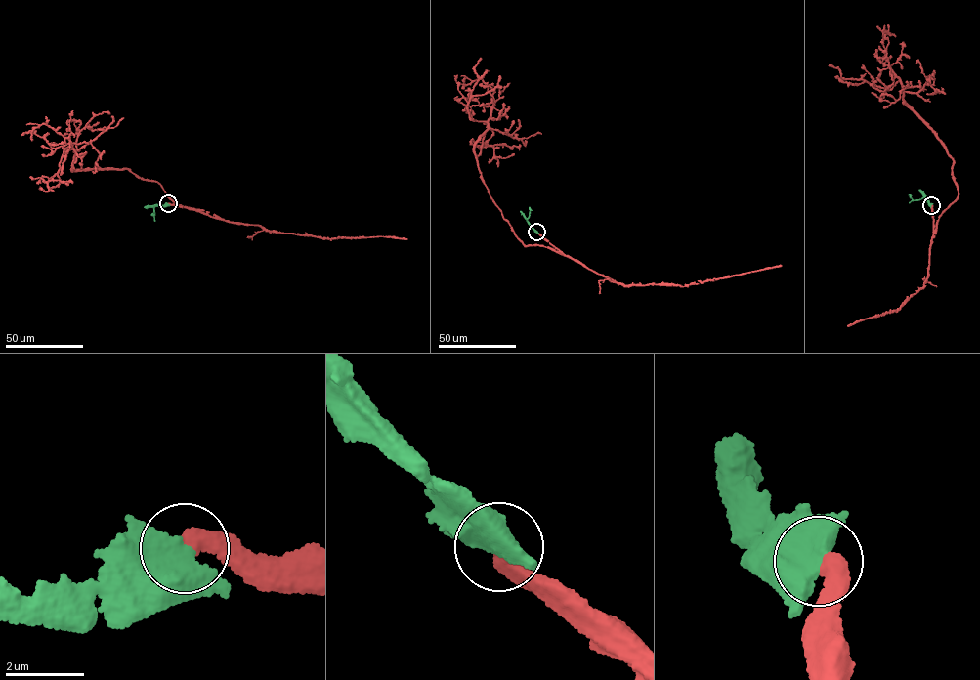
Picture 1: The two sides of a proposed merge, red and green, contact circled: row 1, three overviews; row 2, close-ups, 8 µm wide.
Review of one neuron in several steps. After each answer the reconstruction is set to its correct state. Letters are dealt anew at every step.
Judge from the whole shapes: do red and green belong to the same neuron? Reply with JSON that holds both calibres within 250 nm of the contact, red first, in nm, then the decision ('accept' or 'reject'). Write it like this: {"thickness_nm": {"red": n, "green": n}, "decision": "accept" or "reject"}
{"thickness_nm": {"red": 440, "green": 750}, "decision": "accept"}

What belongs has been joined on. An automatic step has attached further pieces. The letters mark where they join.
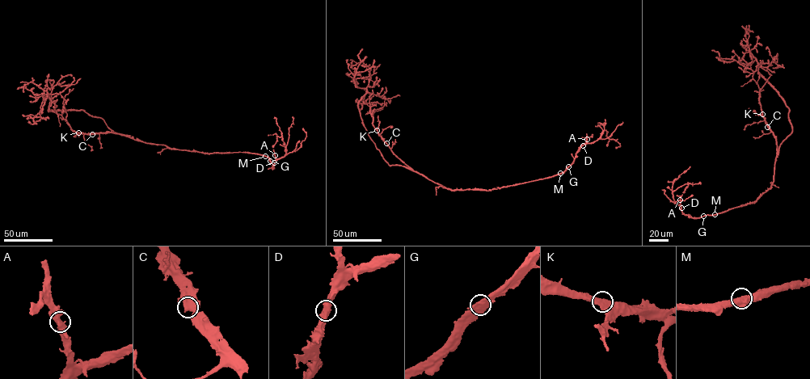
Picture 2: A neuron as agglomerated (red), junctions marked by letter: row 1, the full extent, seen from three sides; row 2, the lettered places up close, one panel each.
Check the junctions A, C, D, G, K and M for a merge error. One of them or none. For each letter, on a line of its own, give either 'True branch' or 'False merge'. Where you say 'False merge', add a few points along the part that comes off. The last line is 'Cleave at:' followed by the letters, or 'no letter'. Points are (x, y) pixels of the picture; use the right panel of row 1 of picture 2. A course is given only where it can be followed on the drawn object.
A: True branch
C: True branch
D: True branch
G: True branch
K: True branch
M: True branch
Cleave at: no letter

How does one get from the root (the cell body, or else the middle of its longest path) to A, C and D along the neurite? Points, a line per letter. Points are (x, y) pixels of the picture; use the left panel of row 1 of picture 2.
A: (167, 147), (209, 153), (241, 152), (263, 154), (271, 161), (272, 168), (275, 155)
C: (167, 147), (111, 132), (92, 134)
D: (167, 147), (209, 153), (248, 153), (267, 157), (272, 165), (272, 168), (274, 162)

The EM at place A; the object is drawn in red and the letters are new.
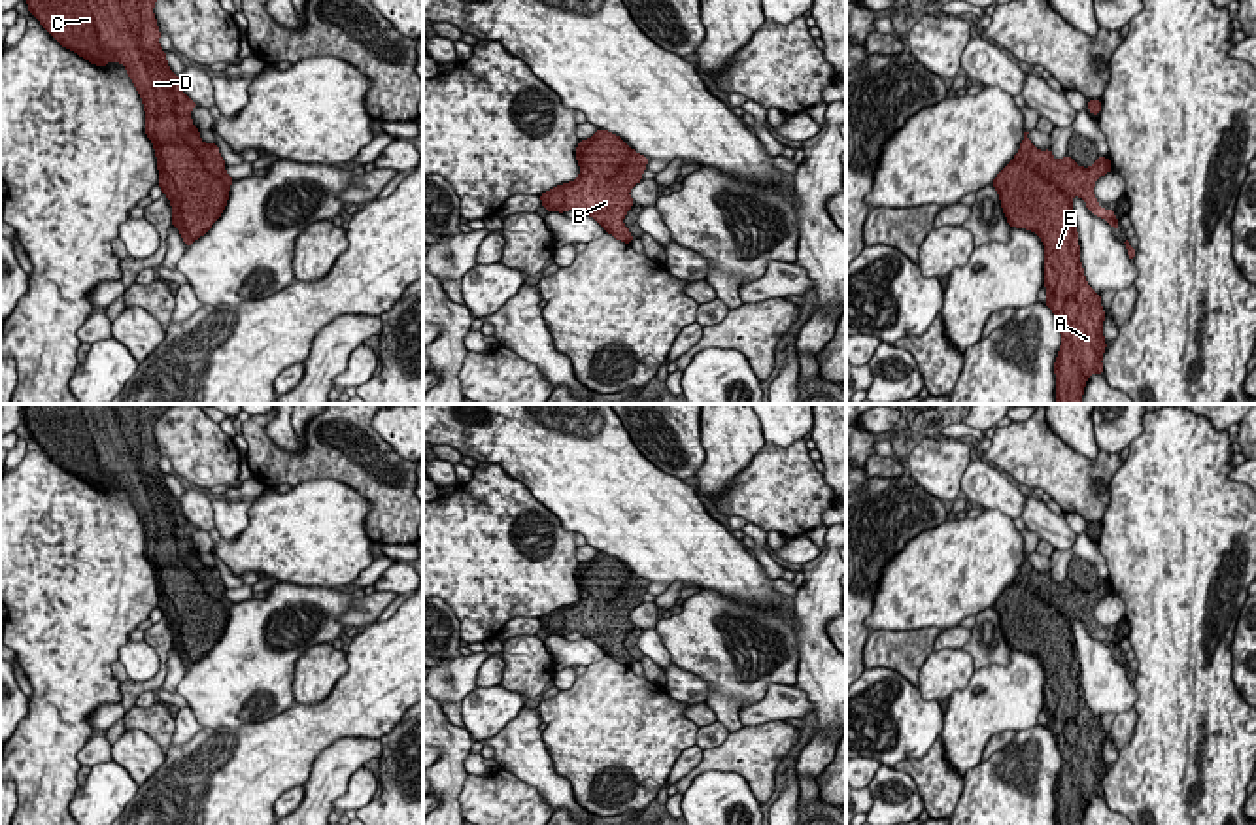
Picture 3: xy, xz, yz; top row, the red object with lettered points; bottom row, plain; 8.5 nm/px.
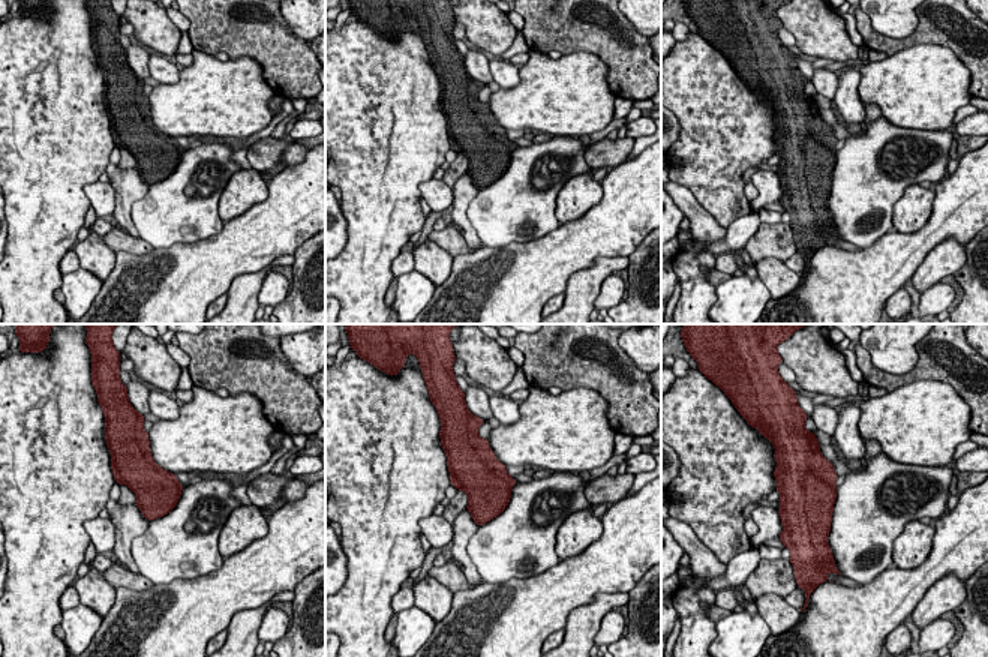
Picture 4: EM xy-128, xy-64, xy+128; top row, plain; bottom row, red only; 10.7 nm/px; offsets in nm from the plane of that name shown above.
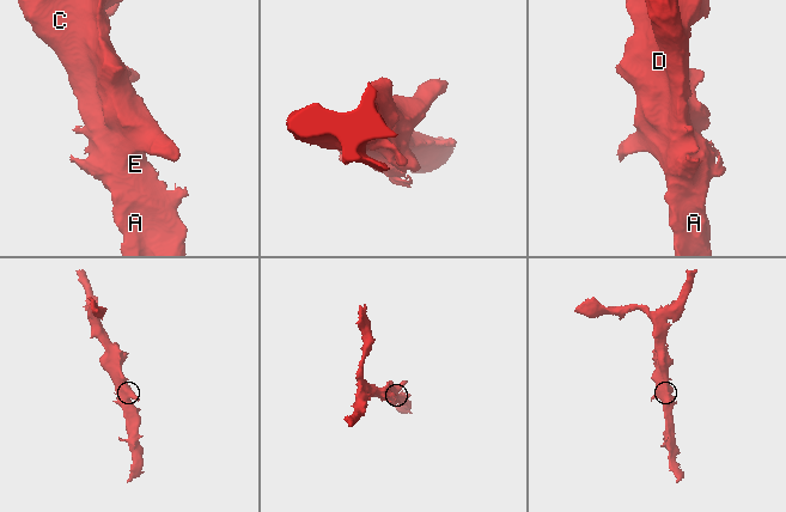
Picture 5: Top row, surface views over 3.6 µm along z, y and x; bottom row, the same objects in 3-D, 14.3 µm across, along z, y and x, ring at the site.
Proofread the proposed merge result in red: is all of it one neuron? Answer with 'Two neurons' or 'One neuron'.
One neuron

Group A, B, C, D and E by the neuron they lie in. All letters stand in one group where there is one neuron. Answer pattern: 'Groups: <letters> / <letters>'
Groups: A B C D E

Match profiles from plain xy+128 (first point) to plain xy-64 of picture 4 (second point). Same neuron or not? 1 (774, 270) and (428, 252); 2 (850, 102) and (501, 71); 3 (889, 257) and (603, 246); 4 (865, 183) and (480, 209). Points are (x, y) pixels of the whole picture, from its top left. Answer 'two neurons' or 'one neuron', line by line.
1: one neuron
2: one neuron
3: one neuron
4: one neuron

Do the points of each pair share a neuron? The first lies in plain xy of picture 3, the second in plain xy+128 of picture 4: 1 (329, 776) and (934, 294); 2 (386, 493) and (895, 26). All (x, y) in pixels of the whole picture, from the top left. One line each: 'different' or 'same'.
1: different
2: different

